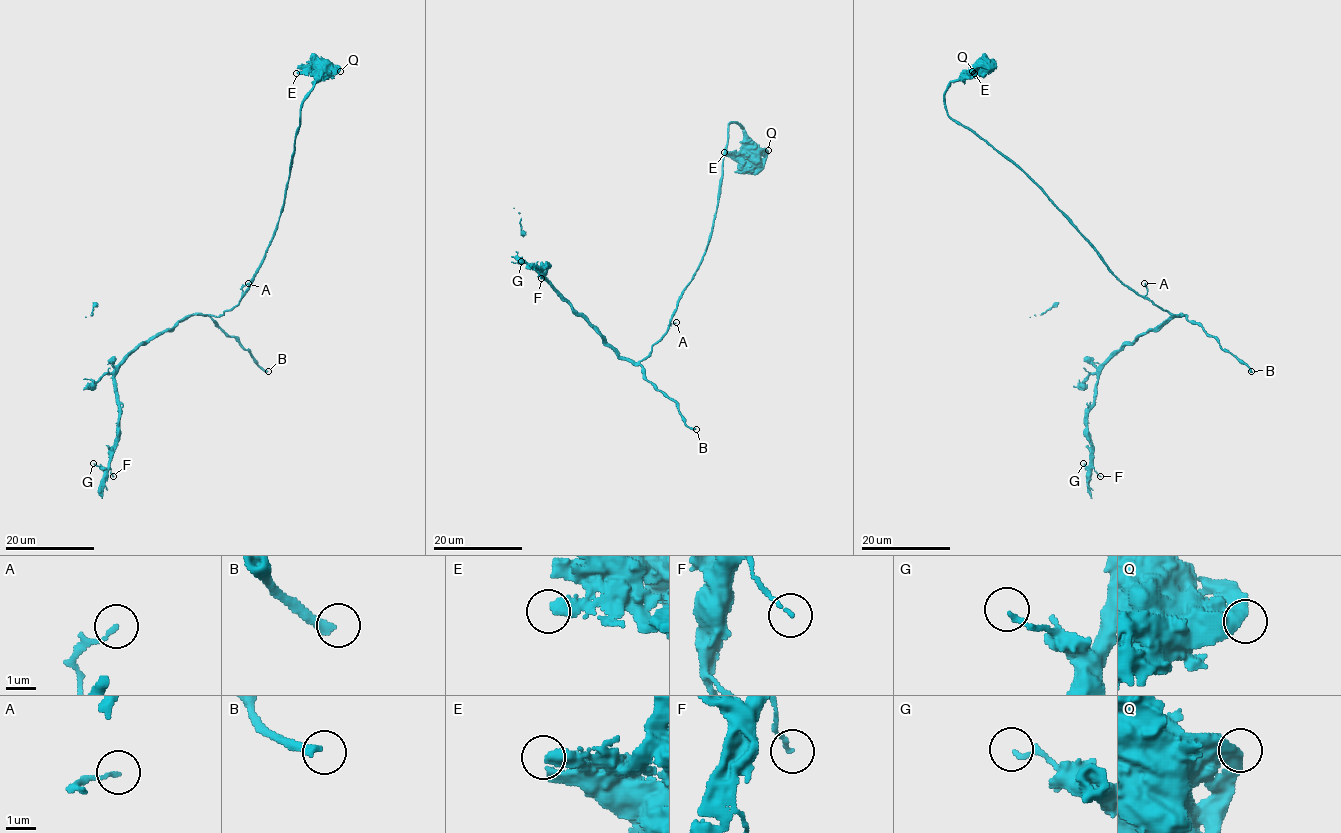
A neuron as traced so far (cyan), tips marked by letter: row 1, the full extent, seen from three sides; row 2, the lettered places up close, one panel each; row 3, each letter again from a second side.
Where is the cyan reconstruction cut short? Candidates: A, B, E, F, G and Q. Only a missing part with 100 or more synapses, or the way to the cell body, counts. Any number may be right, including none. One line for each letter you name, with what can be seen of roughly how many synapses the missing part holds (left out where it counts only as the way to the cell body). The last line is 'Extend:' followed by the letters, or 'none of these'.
B: about 250 synapses
Extend: B

